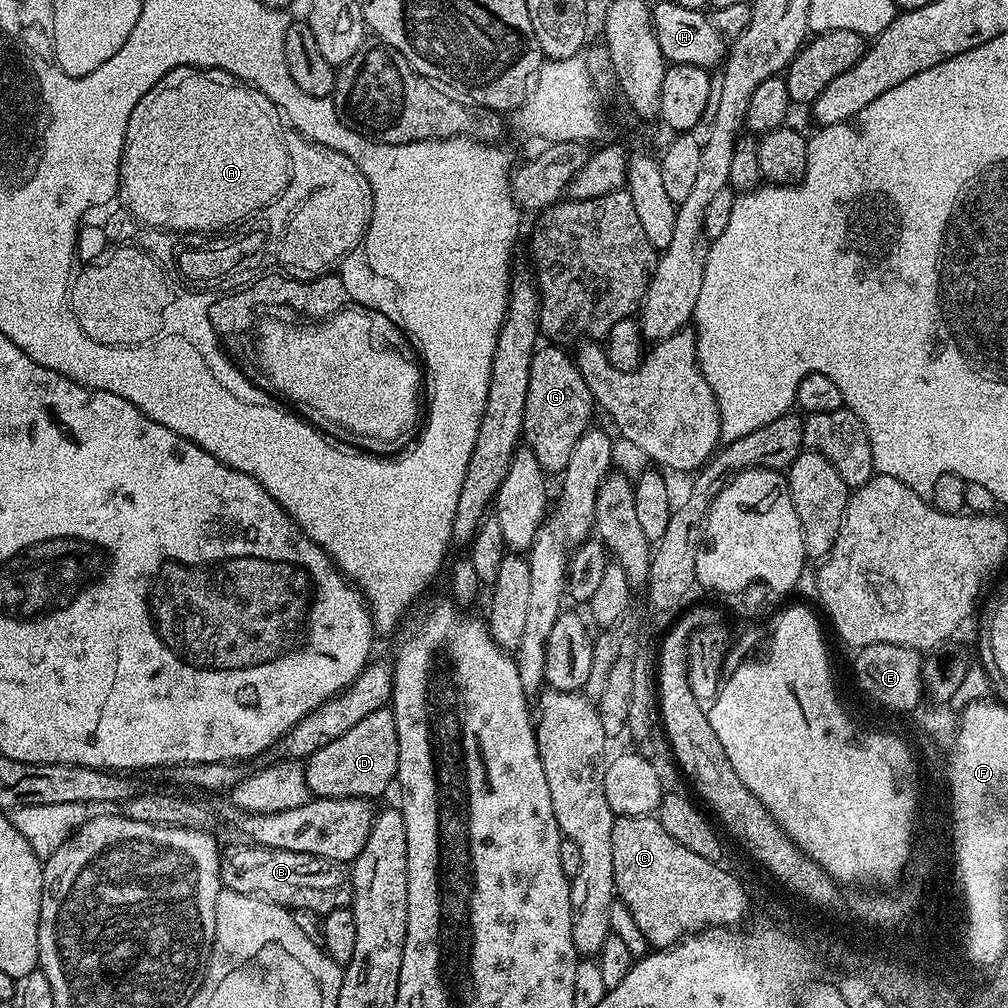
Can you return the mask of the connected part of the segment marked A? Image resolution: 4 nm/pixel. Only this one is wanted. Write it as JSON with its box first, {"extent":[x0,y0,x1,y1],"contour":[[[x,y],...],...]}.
{"extent":[123,68,284,228],"contour":[[[175,68],[170,70],[170,74],[163,76],[140,99],[138,106],[134,106],[134,114],[130,114],[131,128],[128,129],[127,155],[124,157],[123,168],[123,191],[124,196],[139,213],[144,220],[152,221],[153,224],[168,224],[169,227],[180,228],[208,228],[218,224],[228,223],[229,220],[236,220],[236,216],[243,216],[245,212],[253,206],[262,204],[262,186],[256,186],[256,170],[264,166],[272,168],[272,154],[284,152],[284,144],[280,144],[280,124],[282,123],[281,109],[277,108],[266,94],[259,92],[250,84],[245,84],[243,80],[237,80],[229,72],[222,71],[221,68]]]}

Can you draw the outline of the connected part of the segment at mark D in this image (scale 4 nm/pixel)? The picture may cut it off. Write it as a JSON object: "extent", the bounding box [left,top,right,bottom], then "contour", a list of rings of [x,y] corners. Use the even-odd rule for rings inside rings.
{"extent":[303,706,398,800],"contour":[[[385,706],[366,714],[358,726],[350,726],[342,738],[326,742],[322,750],[307,757],[303,765],[309,793],[326,800],[362,796],[377,798],[388,787],[393,787],[398,770],[398,730],[391,707]]]}

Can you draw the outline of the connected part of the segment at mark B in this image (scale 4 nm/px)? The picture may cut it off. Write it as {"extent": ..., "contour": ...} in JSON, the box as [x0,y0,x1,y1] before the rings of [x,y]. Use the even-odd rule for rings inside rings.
{"extent":[220,843,351,914],"contour":[[[240,843],[244,844],[225,847],[220,854],[220,883],[227,891],[258,896],[289,910],[314,910],[317,914],[351,905],[350,872],[341,861],[298,854],[298,850],[274,850],[261,844]]]}

